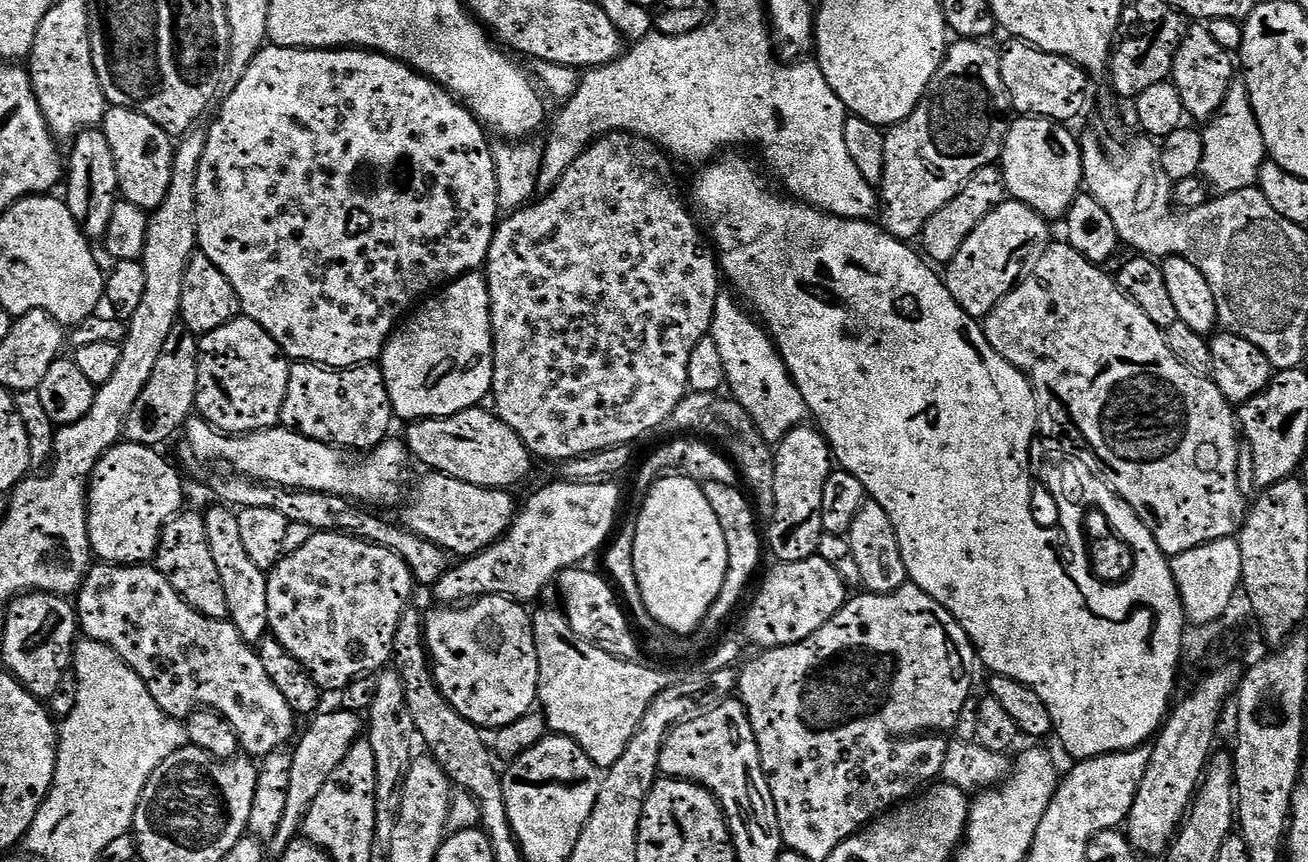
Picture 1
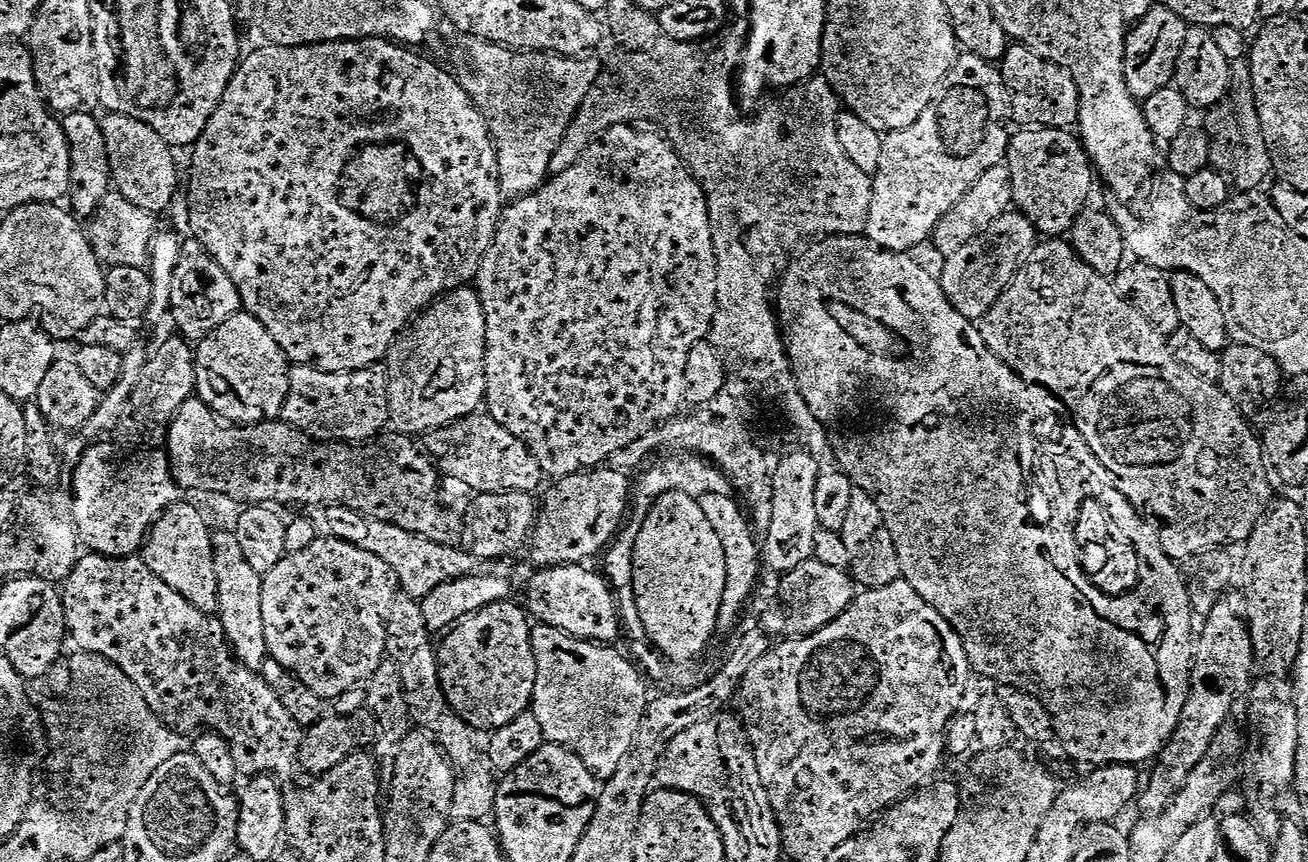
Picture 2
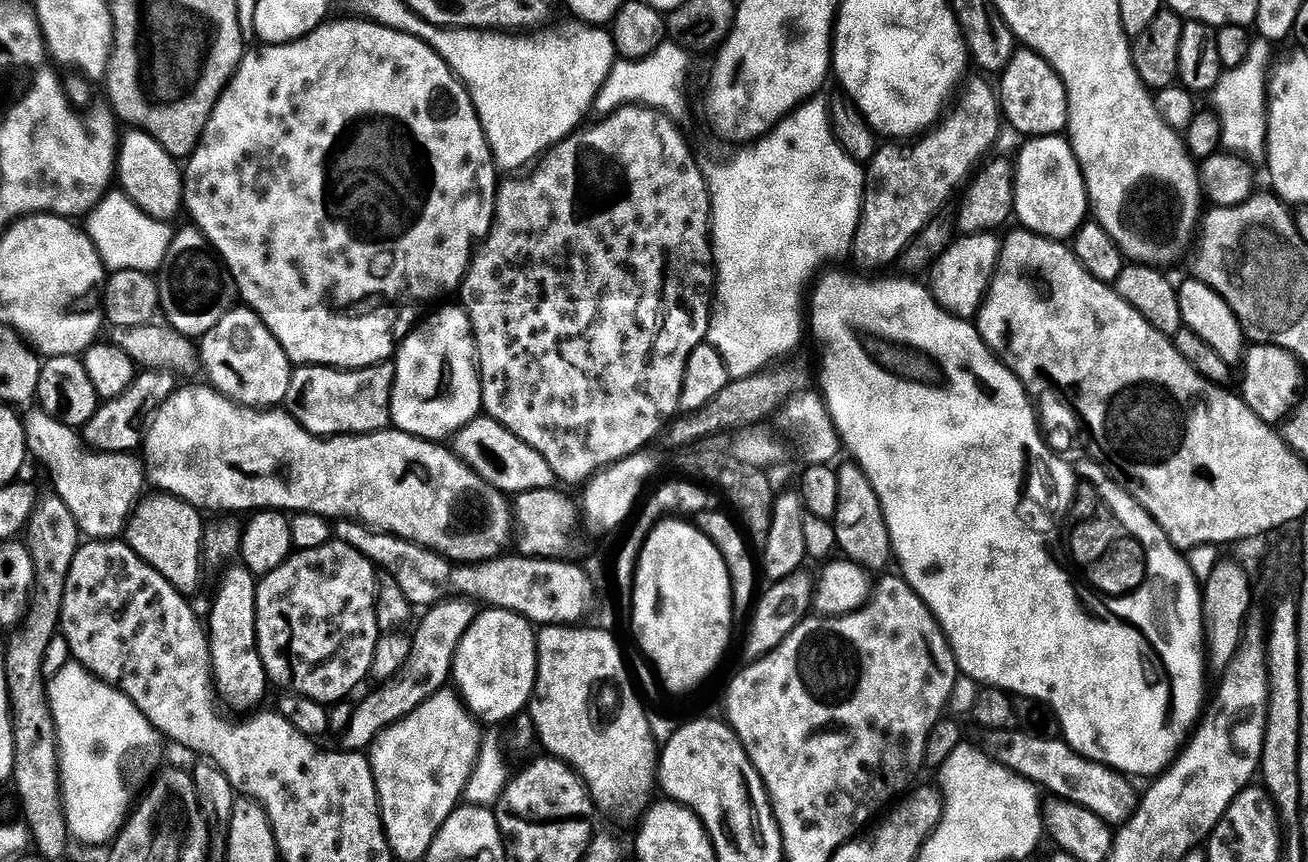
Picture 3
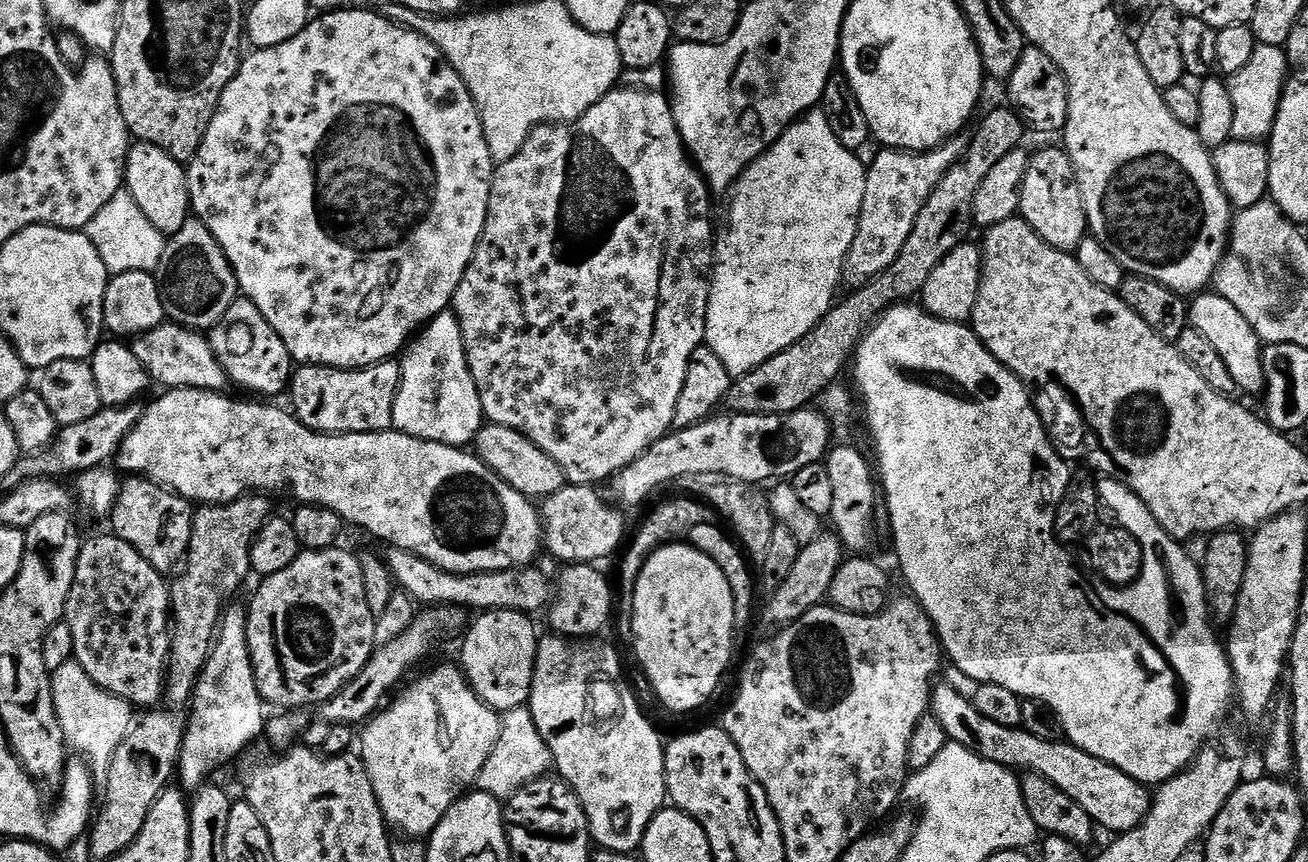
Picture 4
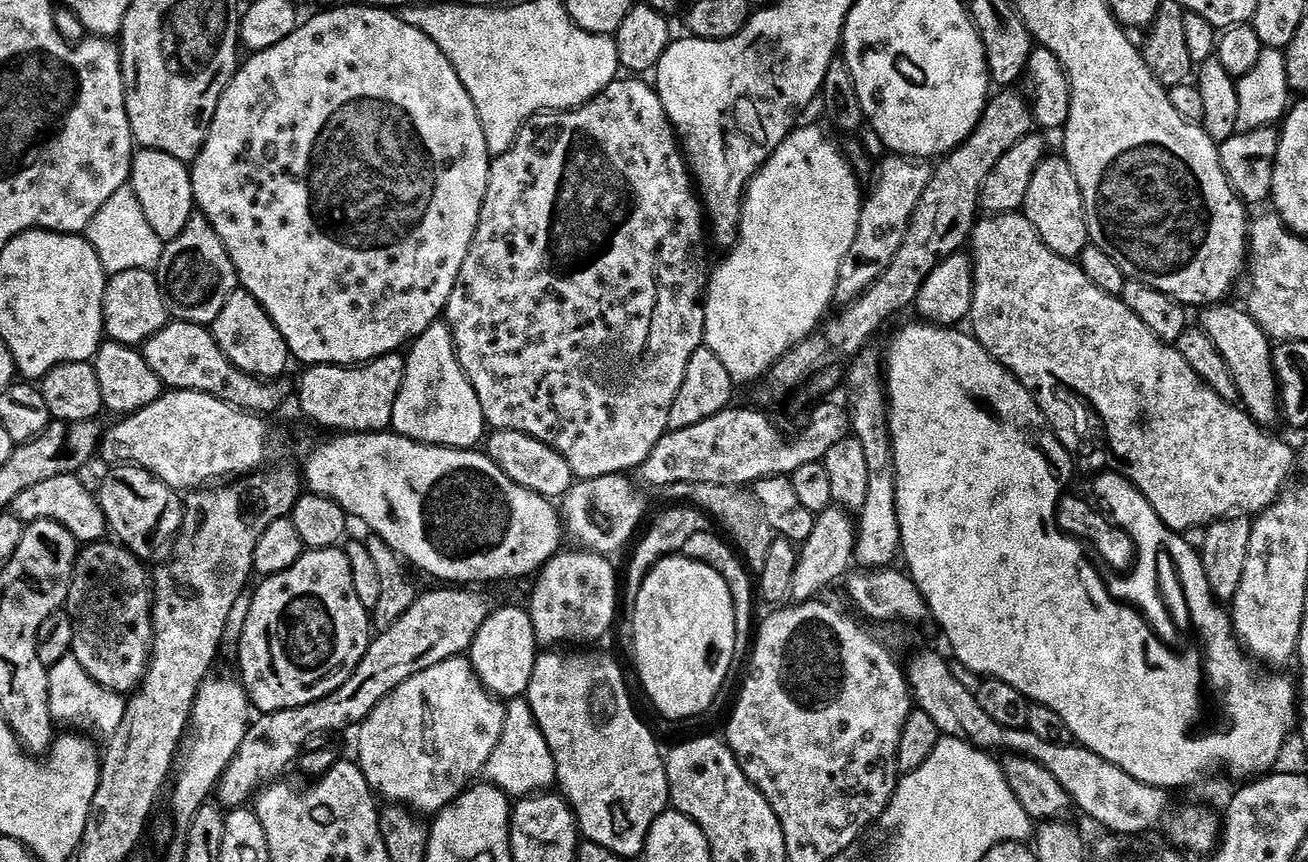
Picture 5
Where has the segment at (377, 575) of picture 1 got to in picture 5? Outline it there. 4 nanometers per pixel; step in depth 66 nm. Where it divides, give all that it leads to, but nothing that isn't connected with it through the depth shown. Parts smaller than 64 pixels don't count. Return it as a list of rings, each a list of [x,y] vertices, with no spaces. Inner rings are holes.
[[[337,546],[305,551],[290,570],[282,570],[282,574],[261,579],[259,583],[260,589],[248,604],[248,617],[240,632],[238,679],[248,694],[251,707],[260,714],[290,710],[318,702],[341,688],[346,678],[354,674],[374,639],[372,618],[355,593],[345,549]]]

